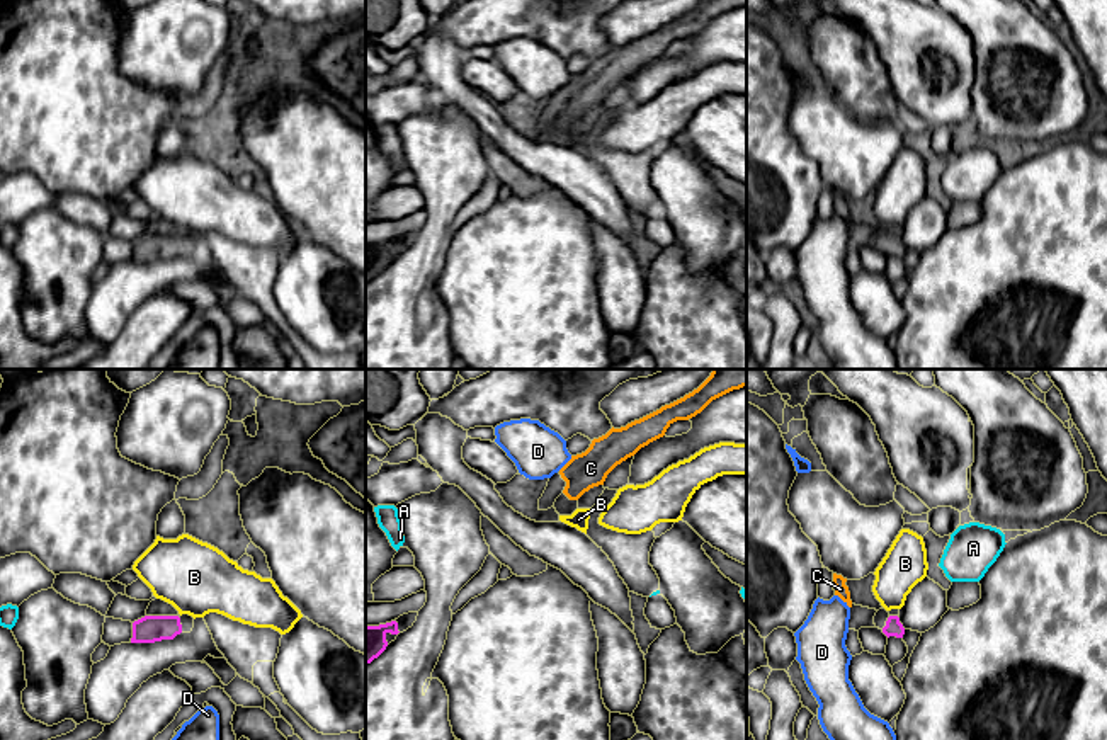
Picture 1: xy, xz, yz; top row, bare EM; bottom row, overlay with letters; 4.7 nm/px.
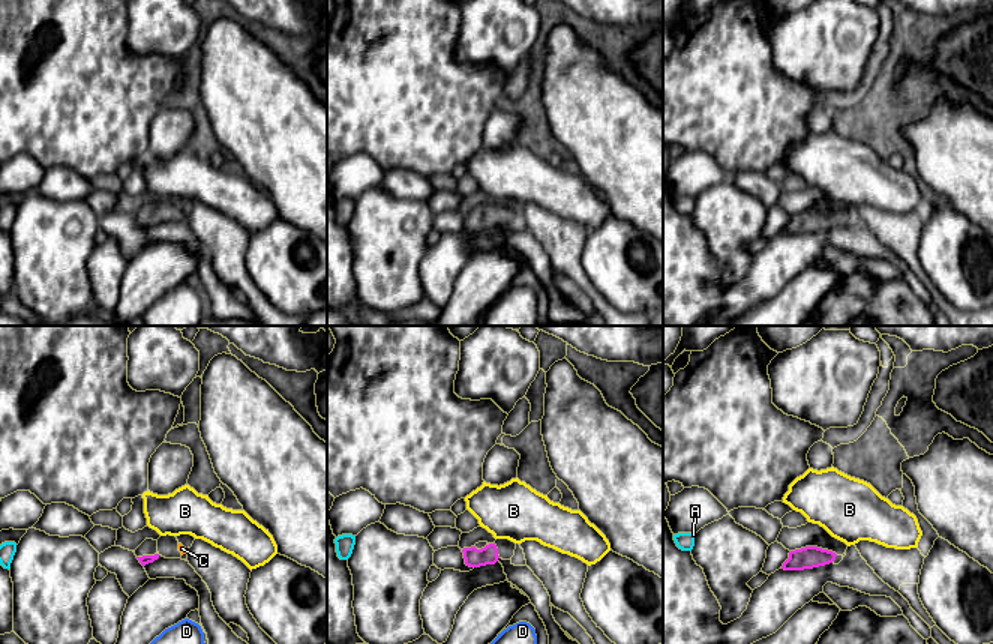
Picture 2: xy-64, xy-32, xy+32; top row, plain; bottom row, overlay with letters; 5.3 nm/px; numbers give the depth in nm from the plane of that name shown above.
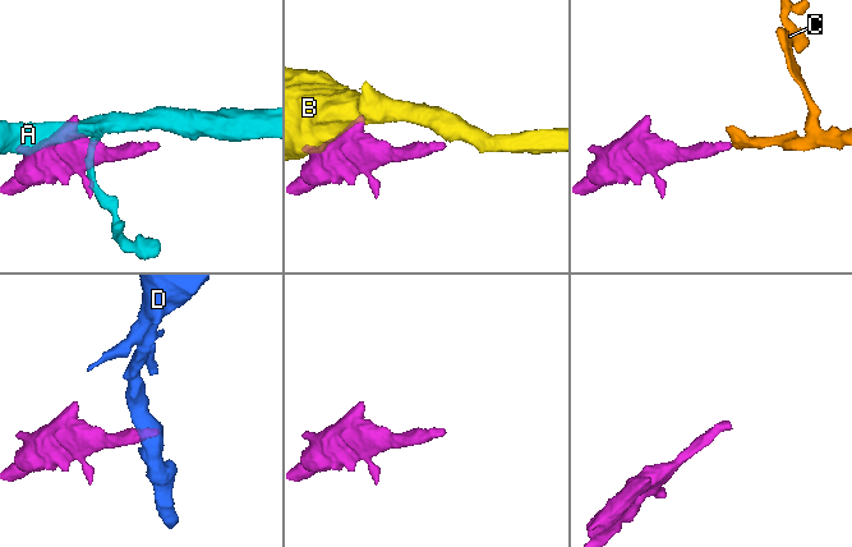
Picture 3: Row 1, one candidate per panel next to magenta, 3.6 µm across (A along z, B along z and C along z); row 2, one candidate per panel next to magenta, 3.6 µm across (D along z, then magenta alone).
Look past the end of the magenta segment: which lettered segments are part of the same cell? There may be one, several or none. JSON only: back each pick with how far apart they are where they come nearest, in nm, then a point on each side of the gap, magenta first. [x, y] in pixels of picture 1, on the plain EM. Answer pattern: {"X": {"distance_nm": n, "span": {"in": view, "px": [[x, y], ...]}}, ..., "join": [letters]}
{"C": {"distance_nm": 180, "span": {"in": "yz", "px": [[886, 240], [851, 225]]}}, "join": ["C"]}

